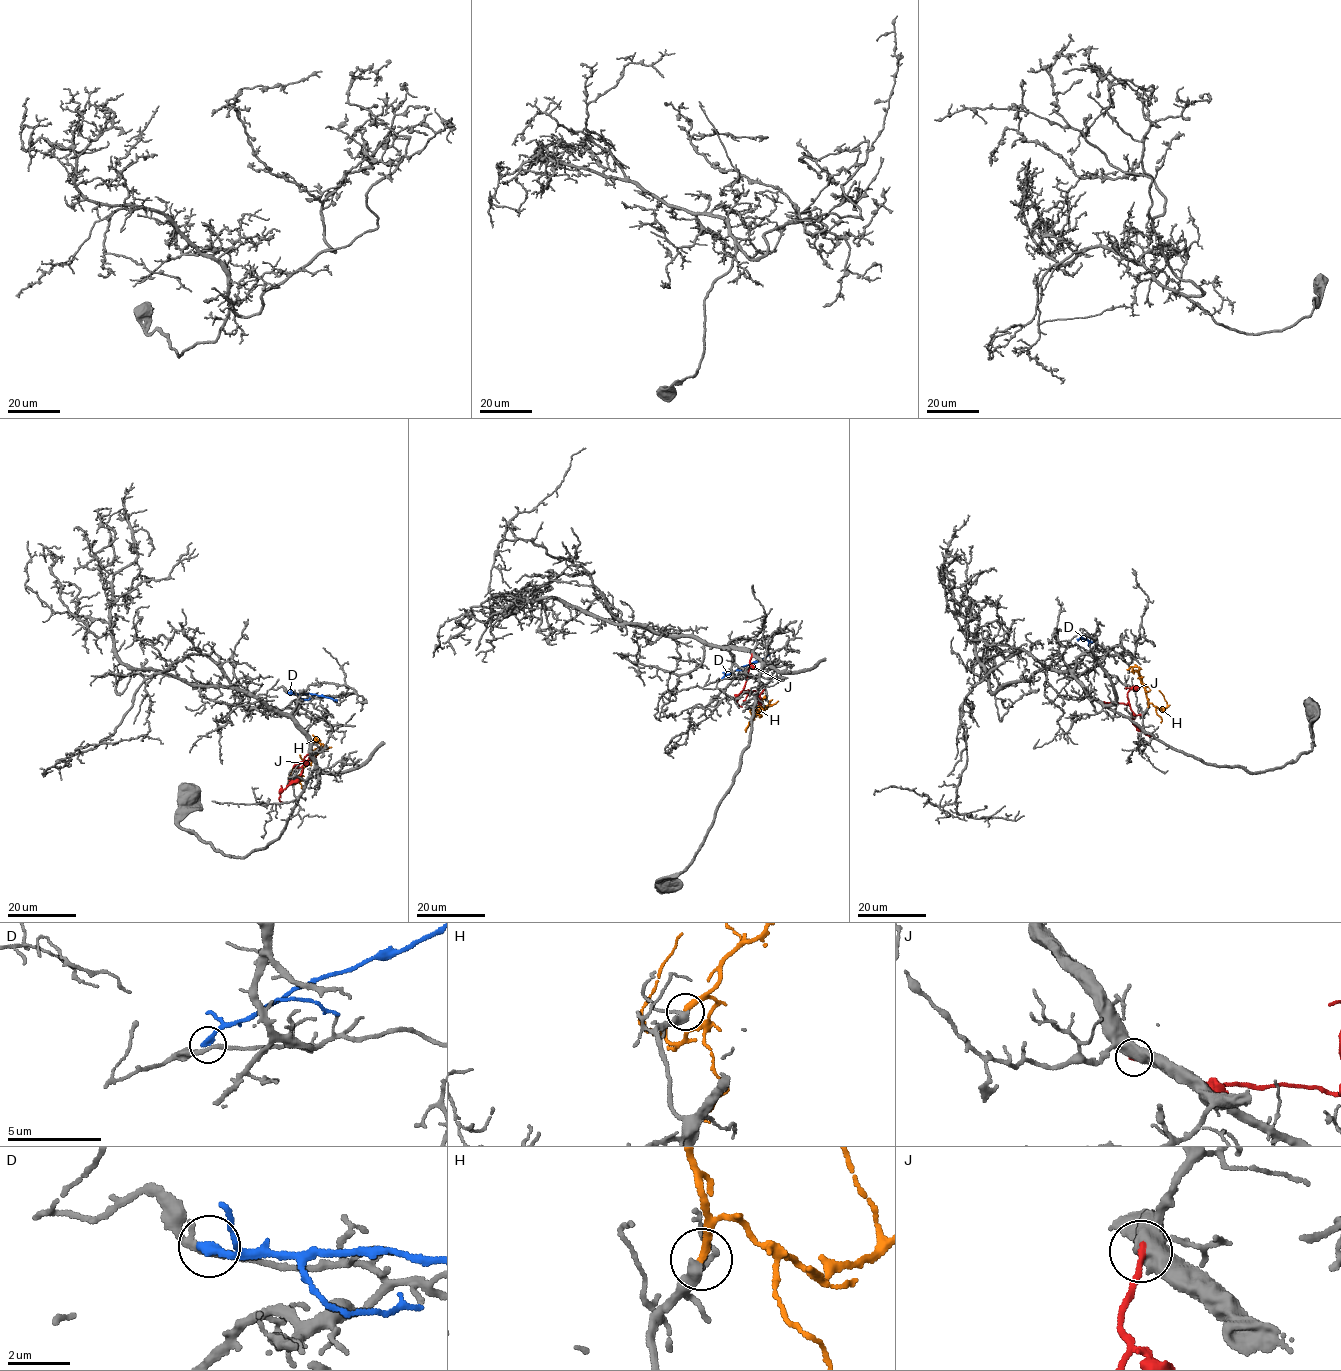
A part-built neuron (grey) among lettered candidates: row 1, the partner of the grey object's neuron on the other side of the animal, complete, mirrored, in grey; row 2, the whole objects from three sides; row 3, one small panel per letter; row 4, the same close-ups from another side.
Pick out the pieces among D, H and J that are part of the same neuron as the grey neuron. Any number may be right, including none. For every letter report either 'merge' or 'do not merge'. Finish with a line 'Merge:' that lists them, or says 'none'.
D: do not merge
H: merge
J: do not merge
Merge: H

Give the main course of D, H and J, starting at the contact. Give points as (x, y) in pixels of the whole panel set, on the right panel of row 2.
D: (1093, 641), (1082, 638), (1078, 640)
H: (1147, 708), (1139, 668), (1127, 669)
J: (1089, 698), (1102, 702), (1129, 703), (1135, 726), (1151, 736)

